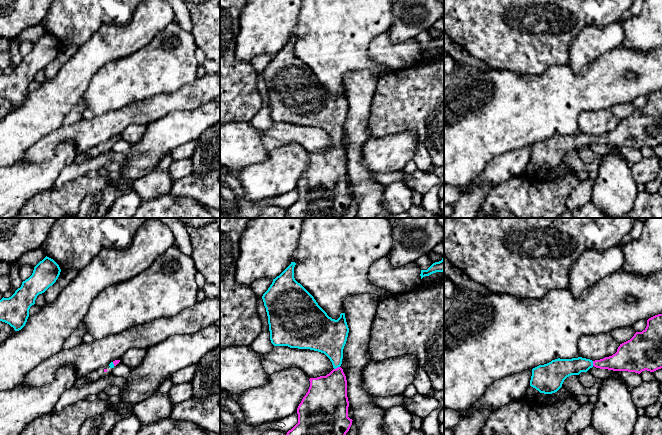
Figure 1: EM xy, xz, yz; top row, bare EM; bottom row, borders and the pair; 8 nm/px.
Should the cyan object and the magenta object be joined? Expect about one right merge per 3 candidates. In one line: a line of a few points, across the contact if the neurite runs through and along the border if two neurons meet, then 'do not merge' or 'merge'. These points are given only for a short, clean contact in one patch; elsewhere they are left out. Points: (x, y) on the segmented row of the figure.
xz (329, 337), (336, 356), (336, 367), (336, 380), (327, 395) | merge

